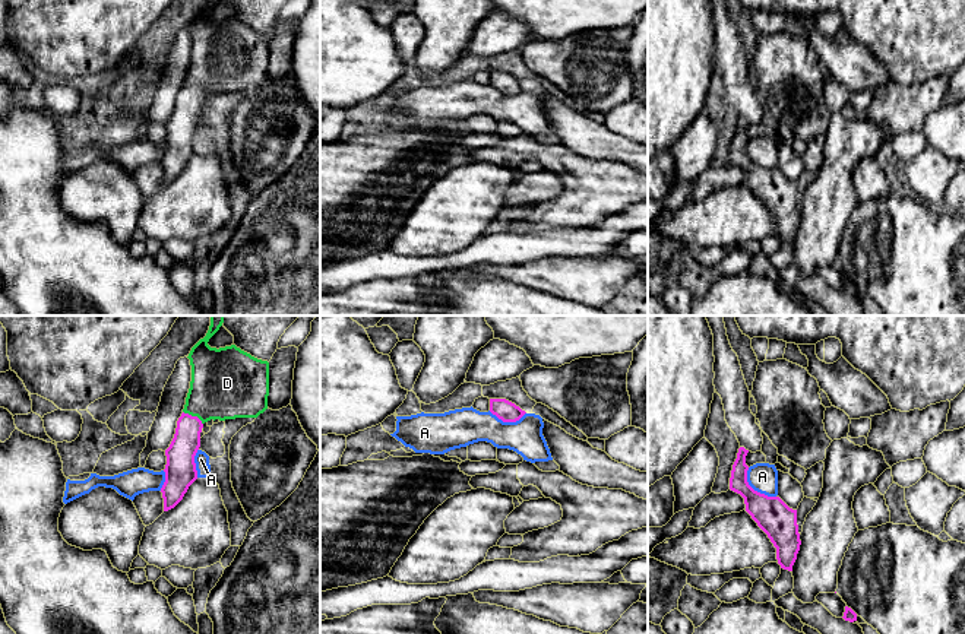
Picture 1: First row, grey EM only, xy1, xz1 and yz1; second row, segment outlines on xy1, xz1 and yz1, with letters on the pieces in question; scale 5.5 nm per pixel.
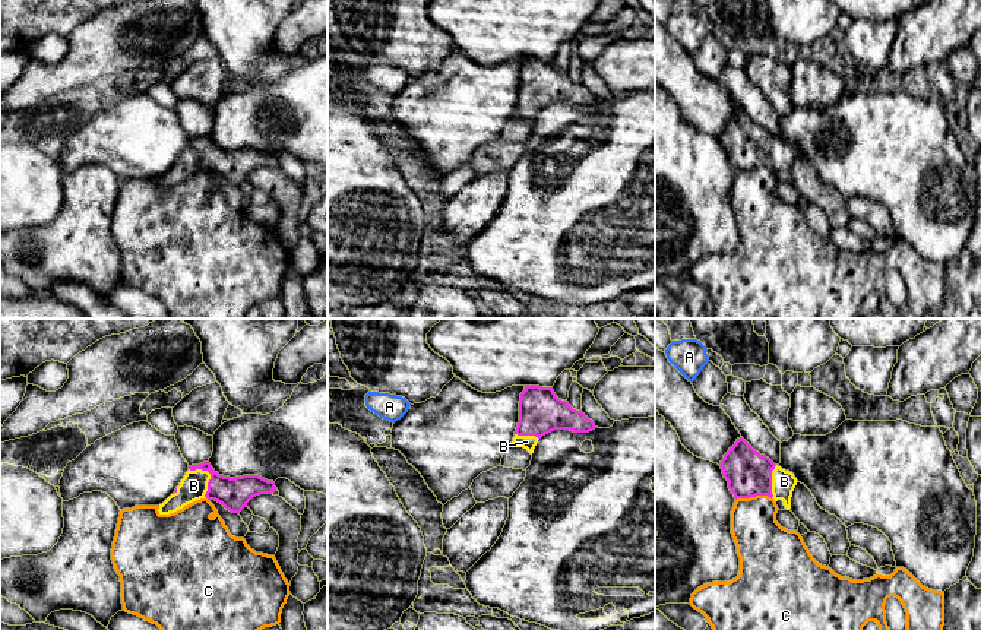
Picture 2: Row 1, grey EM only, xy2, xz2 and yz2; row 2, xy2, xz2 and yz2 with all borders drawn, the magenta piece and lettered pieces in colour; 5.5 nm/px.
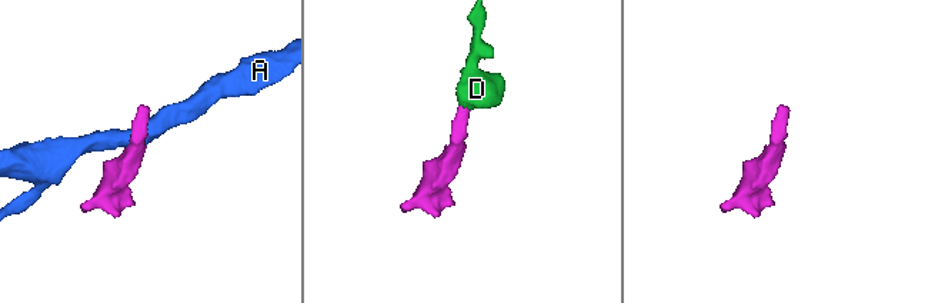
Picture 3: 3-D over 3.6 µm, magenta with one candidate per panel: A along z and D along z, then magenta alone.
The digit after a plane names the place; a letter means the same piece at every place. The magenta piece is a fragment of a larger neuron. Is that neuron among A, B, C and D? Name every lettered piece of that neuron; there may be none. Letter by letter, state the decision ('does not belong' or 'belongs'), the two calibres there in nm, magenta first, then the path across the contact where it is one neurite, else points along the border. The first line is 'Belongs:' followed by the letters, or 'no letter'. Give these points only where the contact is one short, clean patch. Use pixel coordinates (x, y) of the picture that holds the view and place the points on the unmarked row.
Belongs: B, D
A: does not belong | 190/160 nm | along yz1 (747, 140), (747, 155), (755, 162), (775, 170)
B: belongs | 180/150 nm | across xy2 (233, 165), (227, 164), (211, 148), (193, 158)
C: does not belong | 260/280 nm | along yz2 (771, 170), (750, 168), (736, 173)
D: belongs | 160/380 nm | across xy1 (180, 127), (193, 89), (225, 57)

